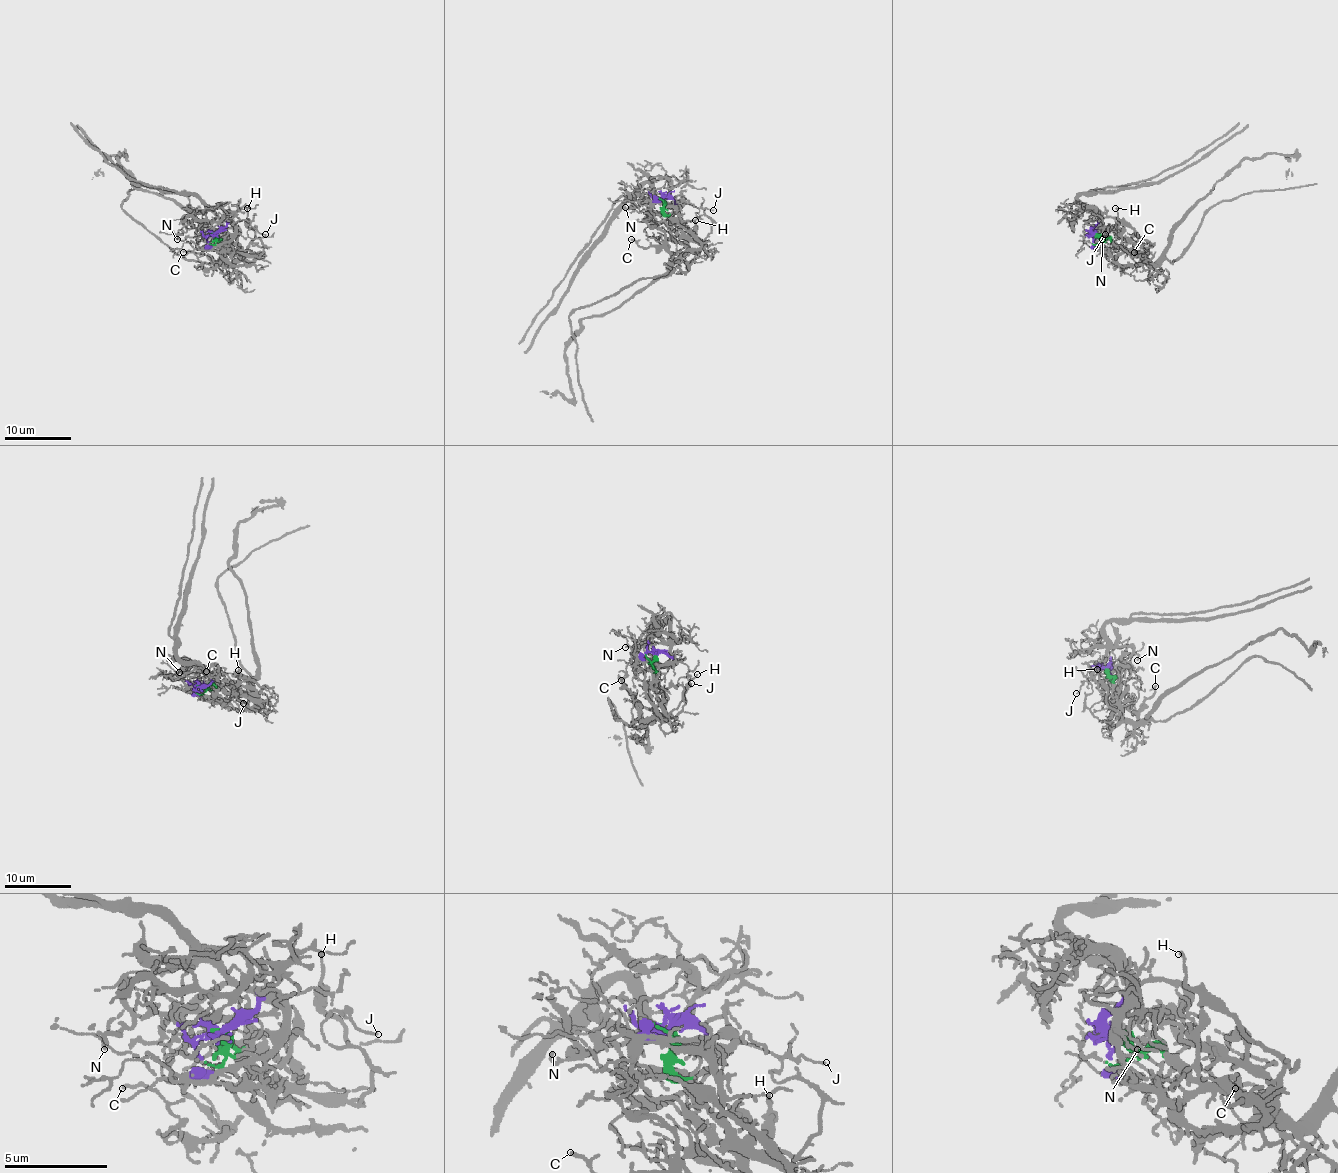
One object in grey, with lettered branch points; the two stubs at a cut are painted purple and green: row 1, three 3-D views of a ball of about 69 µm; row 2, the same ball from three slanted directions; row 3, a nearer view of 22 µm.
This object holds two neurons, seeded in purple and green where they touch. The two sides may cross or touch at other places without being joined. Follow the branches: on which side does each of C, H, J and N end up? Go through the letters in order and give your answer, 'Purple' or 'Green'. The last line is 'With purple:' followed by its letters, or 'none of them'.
C: Green
H: Green
J: Green
N: Purple
With purple: N

